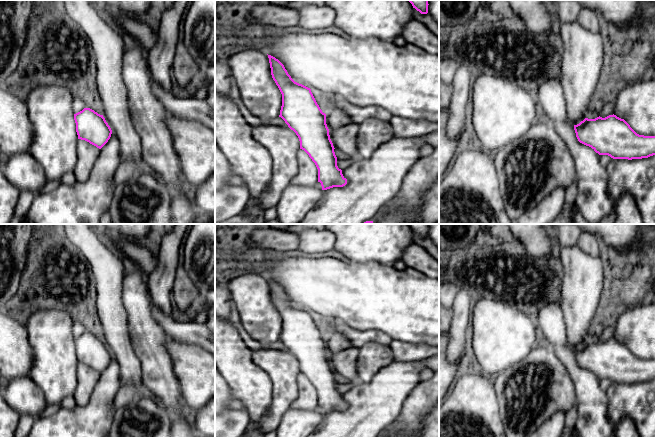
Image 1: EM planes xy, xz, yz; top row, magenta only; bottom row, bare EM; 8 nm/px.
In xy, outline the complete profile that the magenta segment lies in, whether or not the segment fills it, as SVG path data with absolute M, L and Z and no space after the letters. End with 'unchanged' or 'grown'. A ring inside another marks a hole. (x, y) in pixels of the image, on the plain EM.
M90 332L74 338L78 363L85 364L101 373L110 363L112 354L103 339Z; unchanged

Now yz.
M616 339L605 342L585 342L579 348L574 349L578 365L591 371L599 379L608 379L613 383L642 383L655 379L655 360L637 358L630 349Z; unchanged

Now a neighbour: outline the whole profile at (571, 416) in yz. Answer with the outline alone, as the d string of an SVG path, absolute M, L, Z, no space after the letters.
M575 404L567 413L565 419L565 427L564 429L571 428L575 426L577 419L577 405Z

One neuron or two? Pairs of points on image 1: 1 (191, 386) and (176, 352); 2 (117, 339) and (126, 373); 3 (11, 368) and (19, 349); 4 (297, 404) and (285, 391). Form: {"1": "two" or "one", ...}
{"1": "one", "2": "one", "3": "one", "4": "two"}

